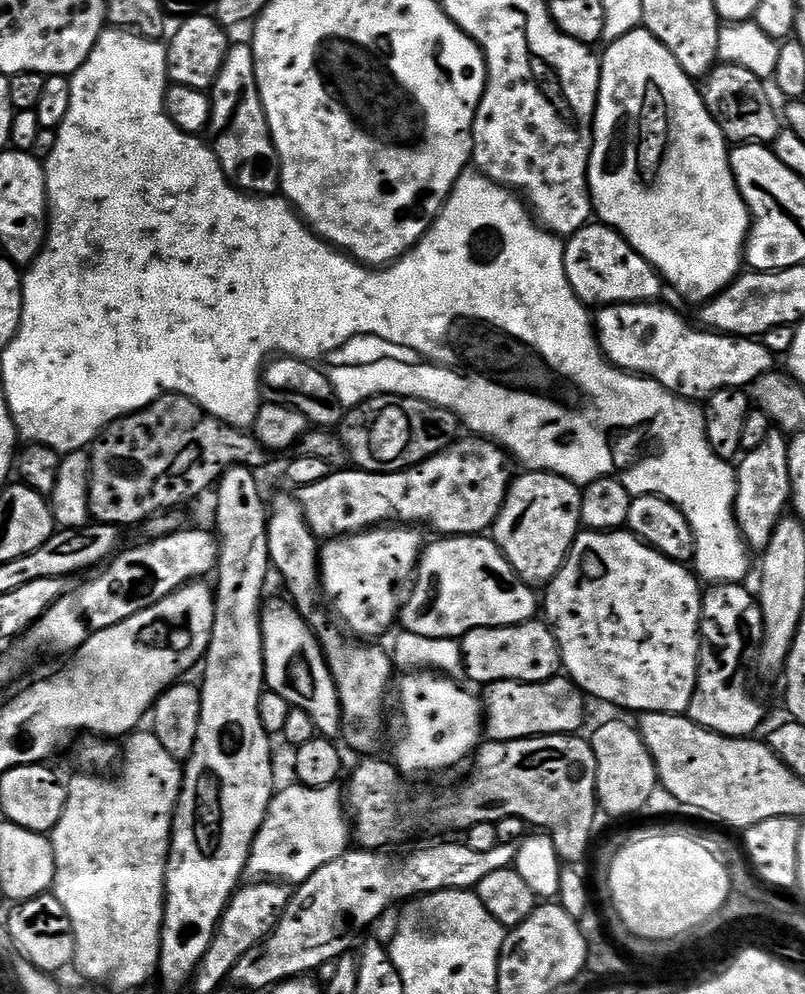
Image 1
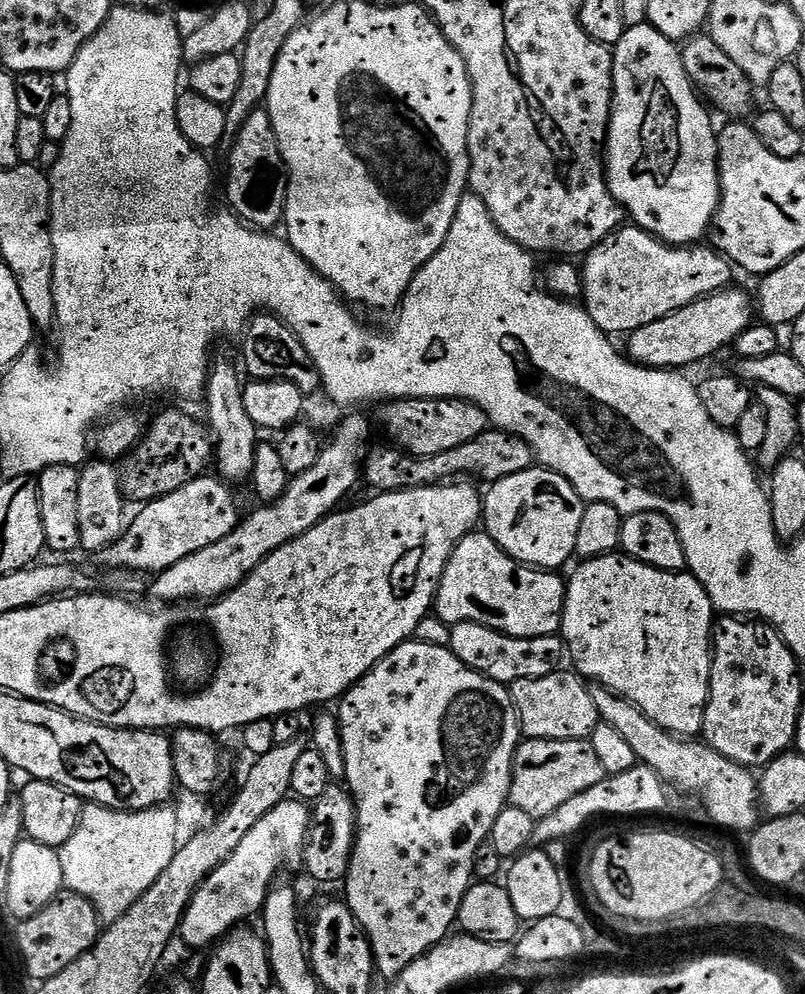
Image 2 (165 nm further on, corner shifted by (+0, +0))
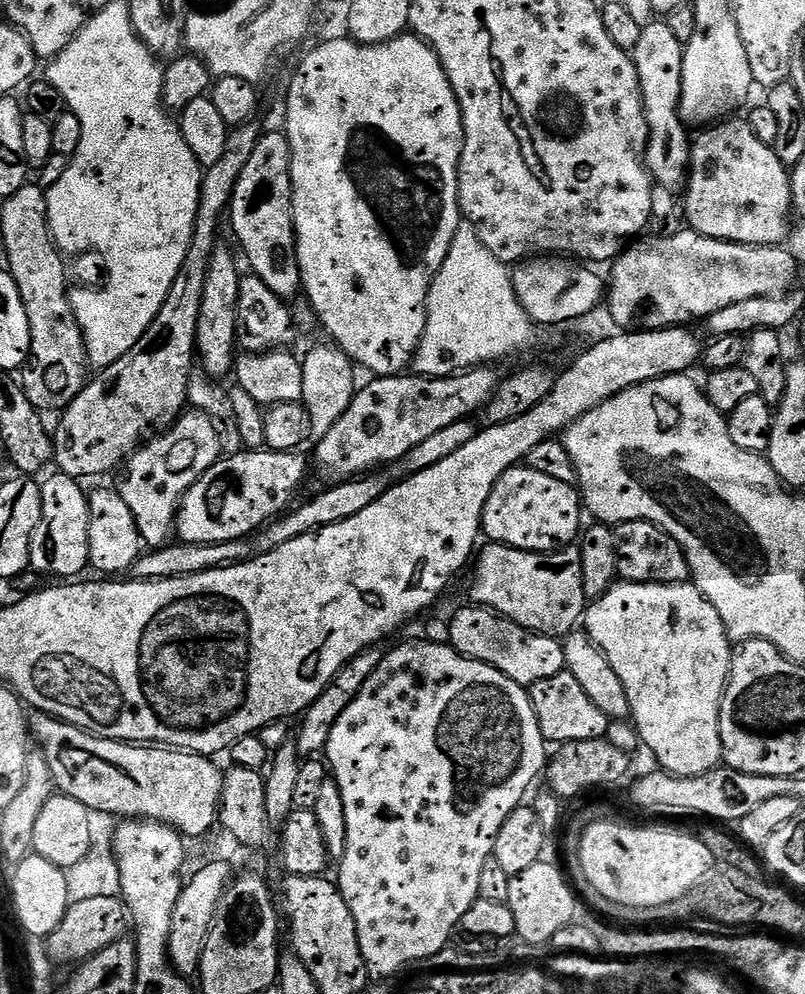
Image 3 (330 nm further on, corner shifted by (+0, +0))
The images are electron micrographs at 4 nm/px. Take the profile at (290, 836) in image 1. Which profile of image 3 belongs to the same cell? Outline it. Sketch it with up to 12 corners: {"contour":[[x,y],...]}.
{"contour":[[224,860],[185,883],[168,953],[182,976],[200,970],[204,942],[234,871]]}

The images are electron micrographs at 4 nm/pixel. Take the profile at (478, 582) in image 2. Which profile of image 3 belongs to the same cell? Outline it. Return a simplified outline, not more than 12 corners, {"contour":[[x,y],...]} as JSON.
{"contour":[[488,542],[473,605],[563,638],[586,607],[579,547]]}

